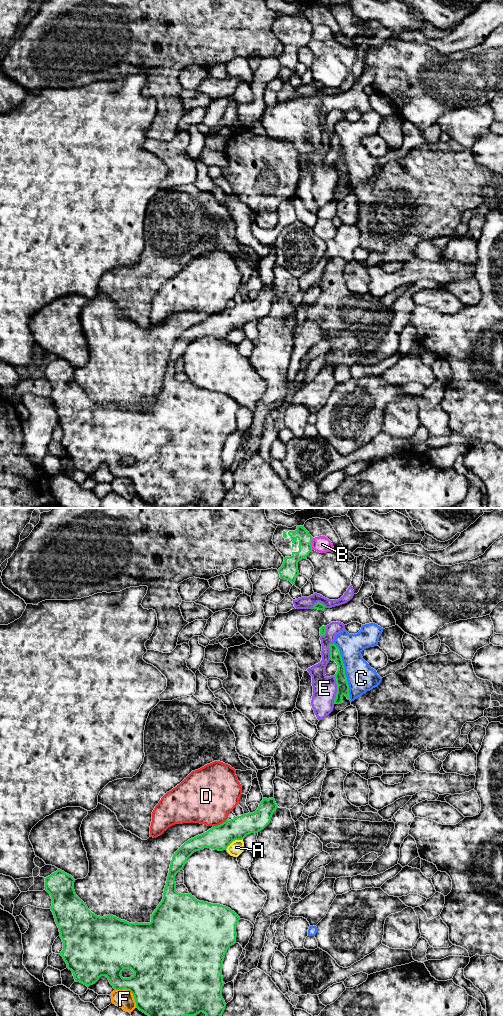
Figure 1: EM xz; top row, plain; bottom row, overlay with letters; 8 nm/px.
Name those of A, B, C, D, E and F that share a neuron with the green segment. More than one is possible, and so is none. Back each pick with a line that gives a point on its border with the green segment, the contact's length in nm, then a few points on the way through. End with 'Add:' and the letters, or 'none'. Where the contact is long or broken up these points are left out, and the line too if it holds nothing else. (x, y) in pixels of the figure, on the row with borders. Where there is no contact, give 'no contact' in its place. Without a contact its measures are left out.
Add: none

